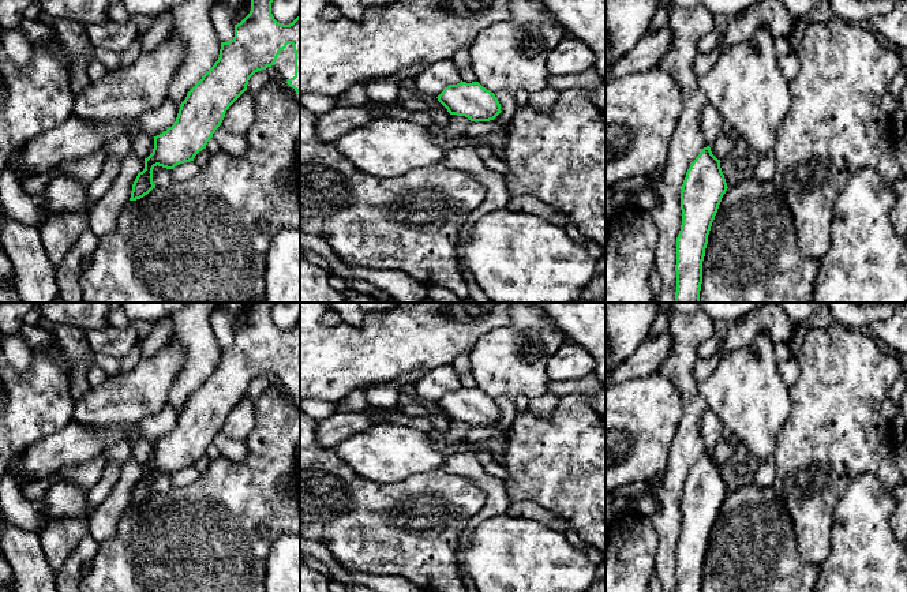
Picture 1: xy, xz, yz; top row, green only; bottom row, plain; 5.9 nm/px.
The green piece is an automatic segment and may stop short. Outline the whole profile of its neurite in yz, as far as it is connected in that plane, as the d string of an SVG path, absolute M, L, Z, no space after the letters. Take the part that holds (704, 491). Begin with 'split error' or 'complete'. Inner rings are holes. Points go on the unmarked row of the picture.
complete; M711 453L692 468L681 497L682 531L676 543L676 592L701 592L708 540L727 488Z

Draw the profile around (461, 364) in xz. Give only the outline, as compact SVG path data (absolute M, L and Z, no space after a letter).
M460 355L454 361L453 361L453 368L456 370L456 372L464 374L464 372L469 372L471 371L471 359L468 355Z

